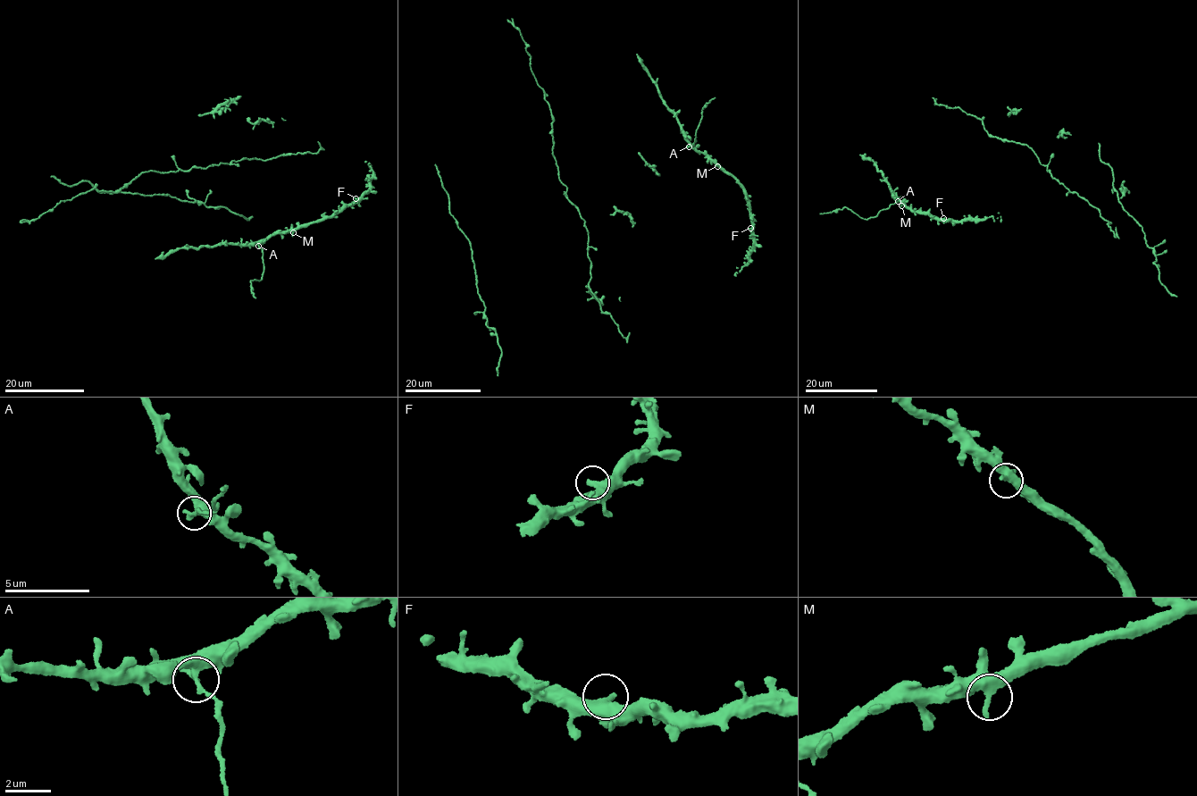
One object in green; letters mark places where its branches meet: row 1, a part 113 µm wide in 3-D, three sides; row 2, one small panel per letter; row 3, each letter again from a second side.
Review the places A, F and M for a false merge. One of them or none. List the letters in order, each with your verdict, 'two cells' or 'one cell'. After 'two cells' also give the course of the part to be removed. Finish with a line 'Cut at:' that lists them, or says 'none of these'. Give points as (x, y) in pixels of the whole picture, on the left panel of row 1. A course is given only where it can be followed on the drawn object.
A: two cells; foreign part runs (258, 245), (262, 251), (263, 272), (259, 280), (250, 281), (255, 297)
F: one cell
M: one cell
Cut at: A

